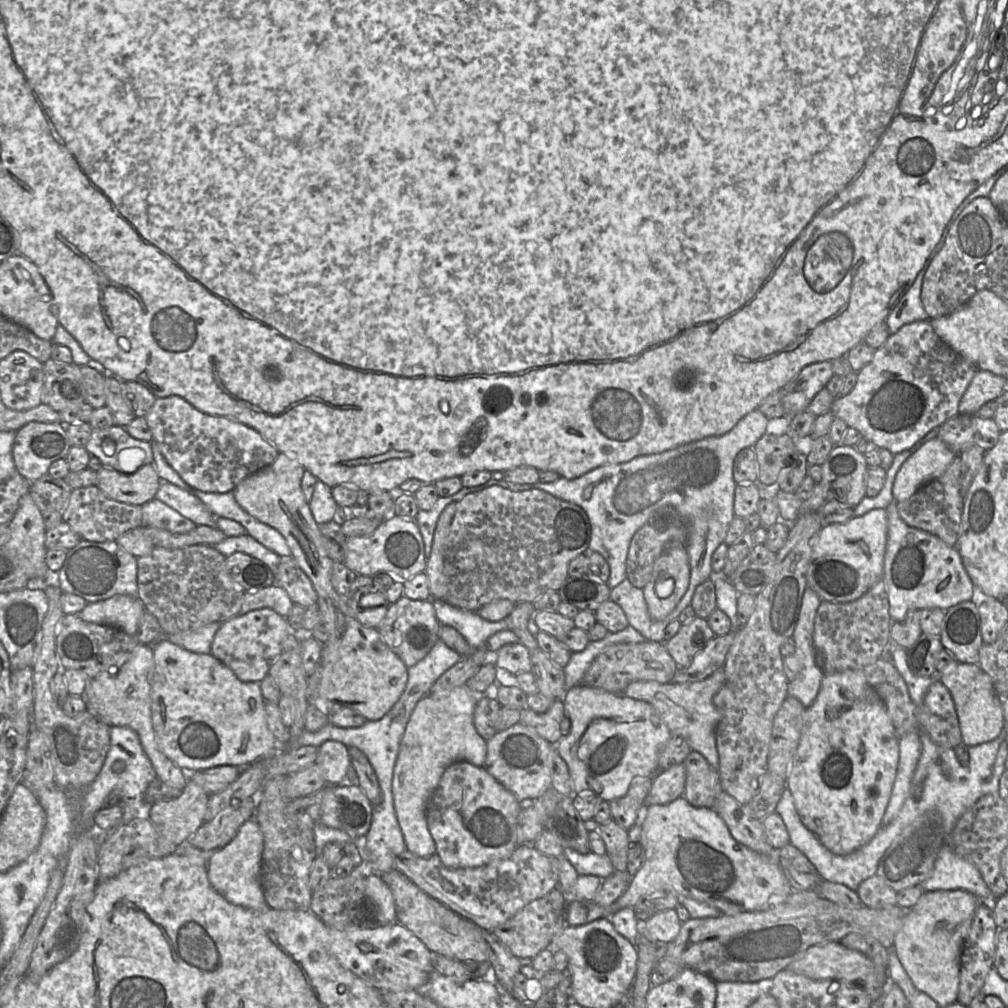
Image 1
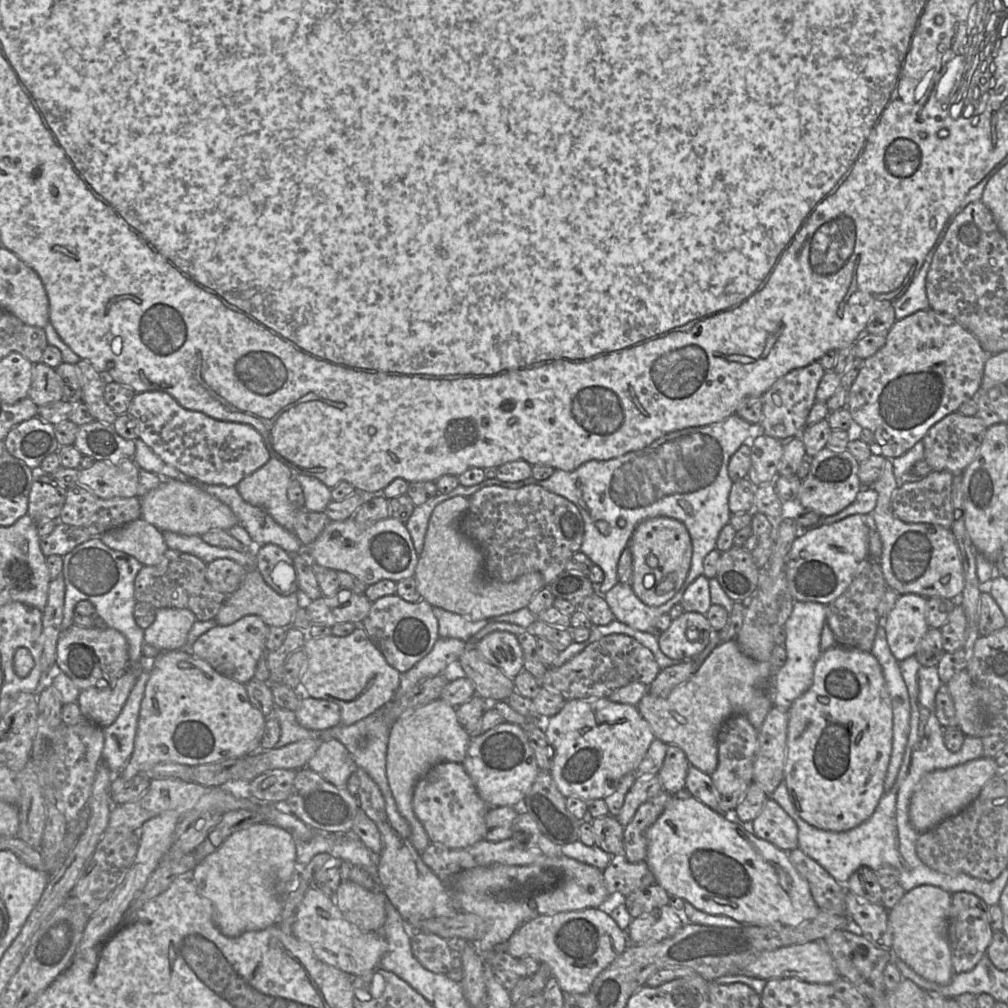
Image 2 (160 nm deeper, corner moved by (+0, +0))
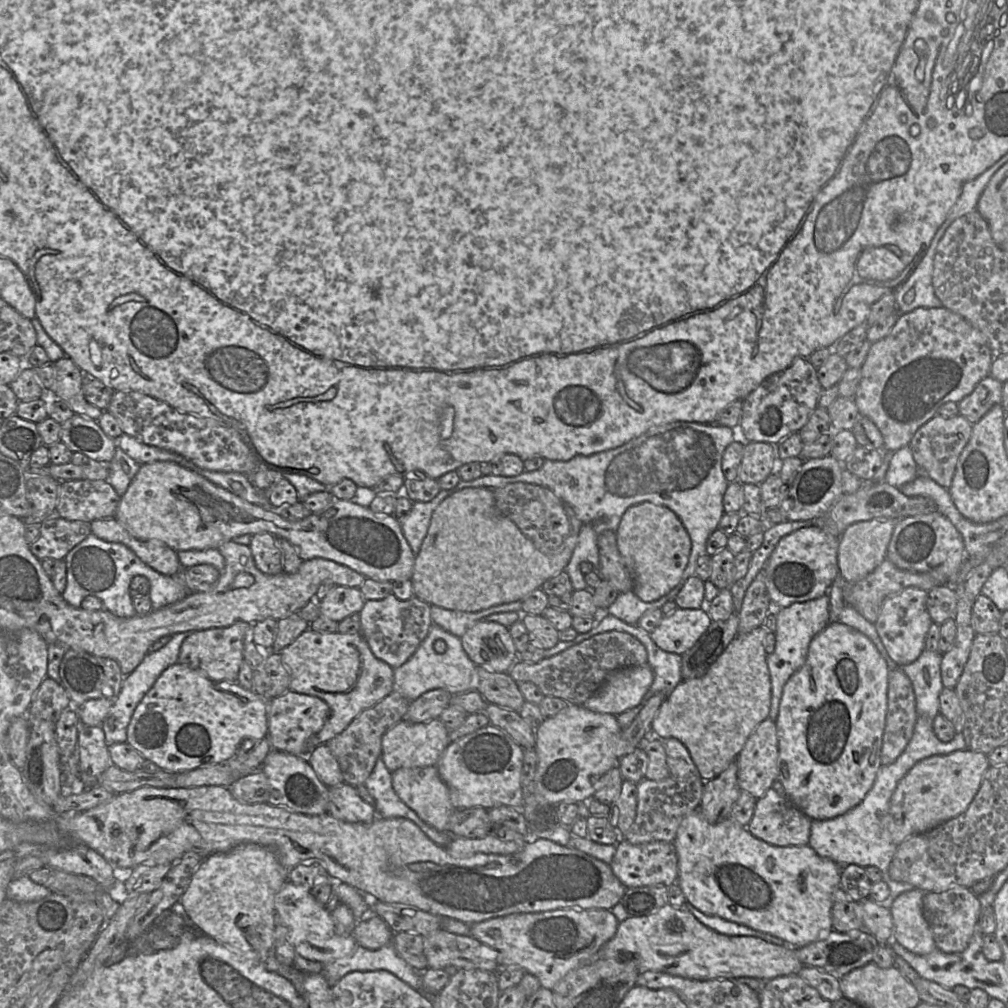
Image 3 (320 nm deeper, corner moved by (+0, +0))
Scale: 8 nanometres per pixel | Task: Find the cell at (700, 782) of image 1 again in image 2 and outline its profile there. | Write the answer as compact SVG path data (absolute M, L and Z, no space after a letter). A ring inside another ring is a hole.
M668 745L663 765L658 772L663 789L673 796L683 796L689 766L683 750L676 745Z

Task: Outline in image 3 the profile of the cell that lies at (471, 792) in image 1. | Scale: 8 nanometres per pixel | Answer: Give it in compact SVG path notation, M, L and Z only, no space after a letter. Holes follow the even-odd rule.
M436 766L400 768L391 773L391 779L395 793L422 821L439 832L448 832L449 819L455 809Z

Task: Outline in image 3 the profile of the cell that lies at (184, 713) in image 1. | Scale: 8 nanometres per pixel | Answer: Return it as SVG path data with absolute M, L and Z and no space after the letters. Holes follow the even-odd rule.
M179 662L169 666L137 705L127 728L127 742L148 761L169 772L185 772L243 753L245 739L260 741L267 737L268 701L238 682L213 681L198 670Z

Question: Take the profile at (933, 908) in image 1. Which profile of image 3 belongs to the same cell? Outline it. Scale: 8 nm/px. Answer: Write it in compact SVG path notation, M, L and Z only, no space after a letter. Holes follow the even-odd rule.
M919 888L902 892L887 903L893 919L893 940L907 950L926 955L937 948L932 930L923 915L925 891Z

